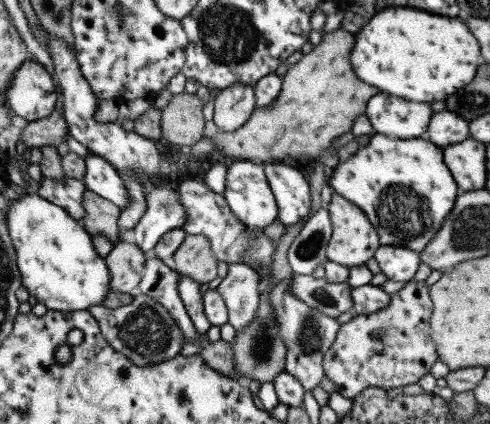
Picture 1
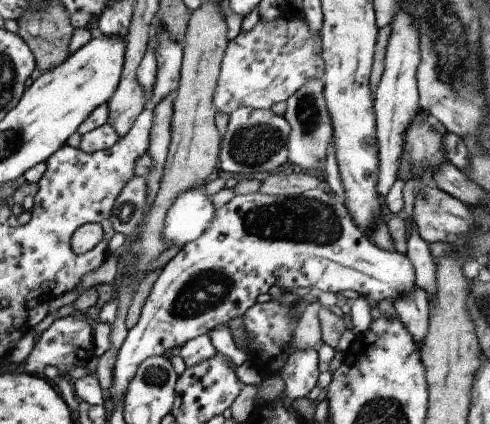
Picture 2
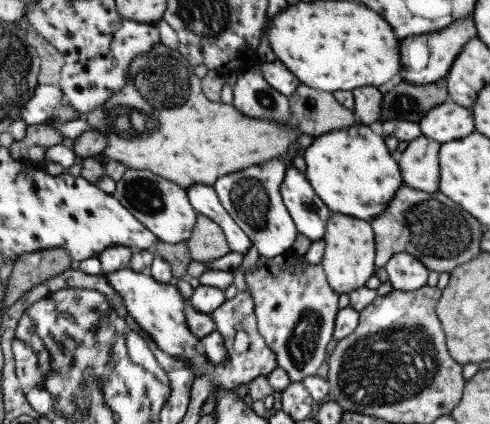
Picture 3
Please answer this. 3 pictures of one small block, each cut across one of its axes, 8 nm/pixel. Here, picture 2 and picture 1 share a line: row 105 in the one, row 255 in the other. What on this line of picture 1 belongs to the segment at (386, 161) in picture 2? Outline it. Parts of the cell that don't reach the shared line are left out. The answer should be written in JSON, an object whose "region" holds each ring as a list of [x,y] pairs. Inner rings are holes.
{"region":[[[379,246],[373,256],[381,268],[381,274],[385,274],[391,282],[407,284],[413,280],[417,266],[421,264],[419,254],[409,248],[397,248],[397,246]]]}

